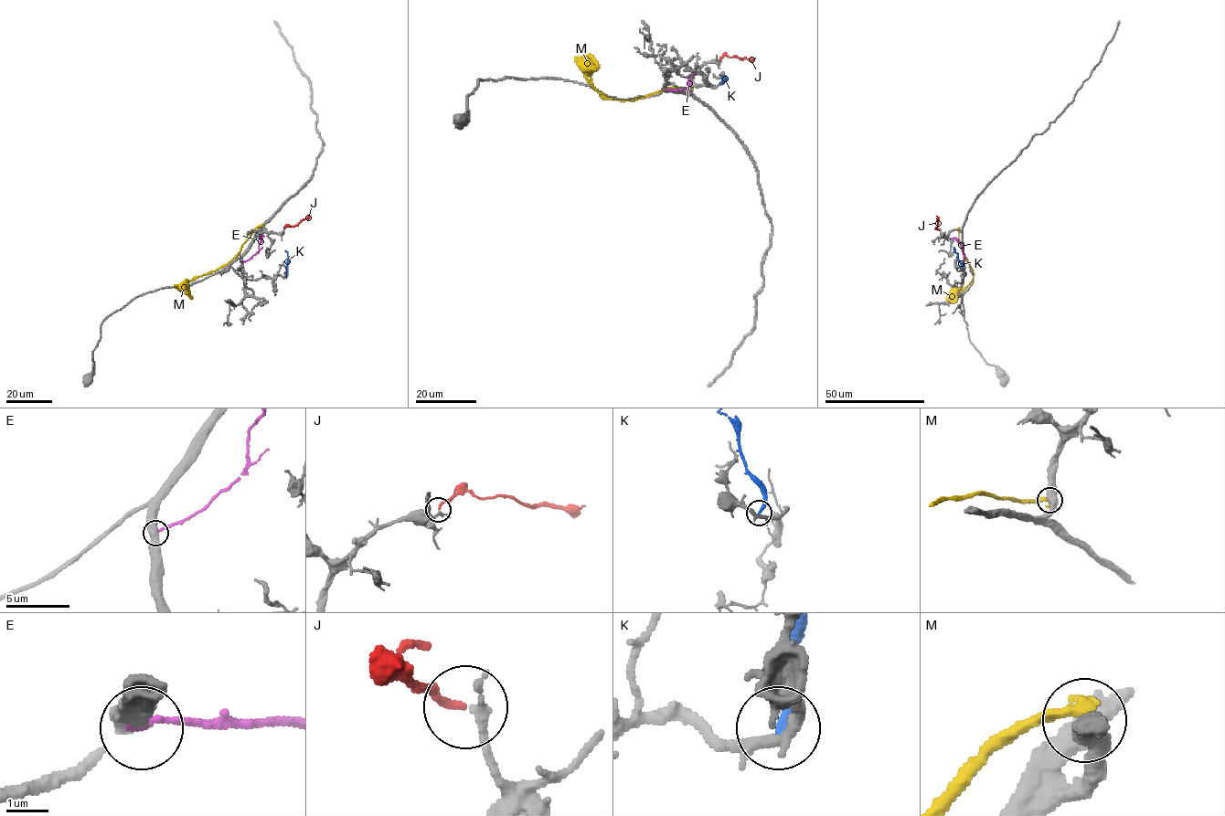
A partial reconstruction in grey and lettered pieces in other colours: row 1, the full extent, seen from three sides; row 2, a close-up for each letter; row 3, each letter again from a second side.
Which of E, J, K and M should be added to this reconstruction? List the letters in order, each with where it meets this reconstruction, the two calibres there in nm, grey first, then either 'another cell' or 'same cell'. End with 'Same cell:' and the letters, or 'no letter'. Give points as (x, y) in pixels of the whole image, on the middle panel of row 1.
E: contact (664, 90); calibres 550 and 190 nm; another cell
J: contact (719, 59); calibres 180 and 160 nm; same cell
K: contact (721, 81); calibres 240 and 240 nm; another cell
M: contact (691, 89); calibres 480 and 320 nm; another cell
Same cell: J

